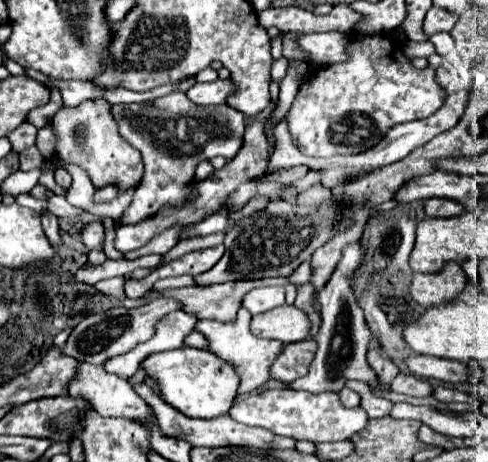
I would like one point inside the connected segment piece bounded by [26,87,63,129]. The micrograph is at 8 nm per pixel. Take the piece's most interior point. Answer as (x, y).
(38, 116)

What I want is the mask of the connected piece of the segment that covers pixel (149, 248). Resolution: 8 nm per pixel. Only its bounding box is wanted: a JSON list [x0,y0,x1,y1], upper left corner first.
[124,227,180,260]

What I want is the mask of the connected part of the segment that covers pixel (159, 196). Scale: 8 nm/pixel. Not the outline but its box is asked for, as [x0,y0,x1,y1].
[114,93,246,225]

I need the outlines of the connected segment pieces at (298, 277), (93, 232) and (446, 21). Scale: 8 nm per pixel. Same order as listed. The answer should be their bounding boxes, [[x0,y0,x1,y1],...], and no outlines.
[[290,261,314,285],[80,223,104,249],[424,7,456,37]]

